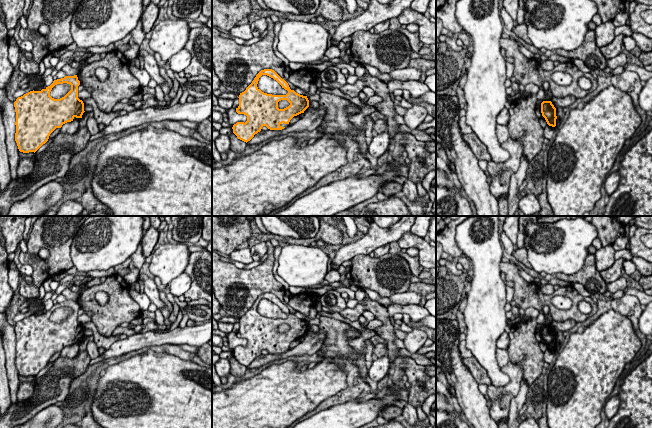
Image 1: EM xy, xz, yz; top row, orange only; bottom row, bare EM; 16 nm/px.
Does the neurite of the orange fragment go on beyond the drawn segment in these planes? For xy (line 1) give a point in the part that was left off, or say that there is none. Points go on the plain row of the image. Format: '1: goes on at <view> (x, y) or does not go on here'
1: does not go on here

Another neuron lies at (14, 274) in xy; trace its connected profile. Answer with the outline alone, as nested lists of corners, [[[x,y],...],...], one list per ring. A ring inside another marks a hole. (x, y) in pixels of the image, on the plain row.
[[[14,261],[9,262],[9,277],[8,277],[8,282],[9,285],[11,286],[12,290],[15,291],[19,287],[19,281],[20,281],[20,271],[17,268],[16,264]]]

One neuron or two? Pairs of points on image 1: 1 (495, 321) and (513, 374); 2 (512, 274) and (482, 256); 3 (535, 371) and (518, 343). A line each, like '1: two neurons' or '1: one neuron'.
1: two neurons
2: two neurons
3: one neuron

